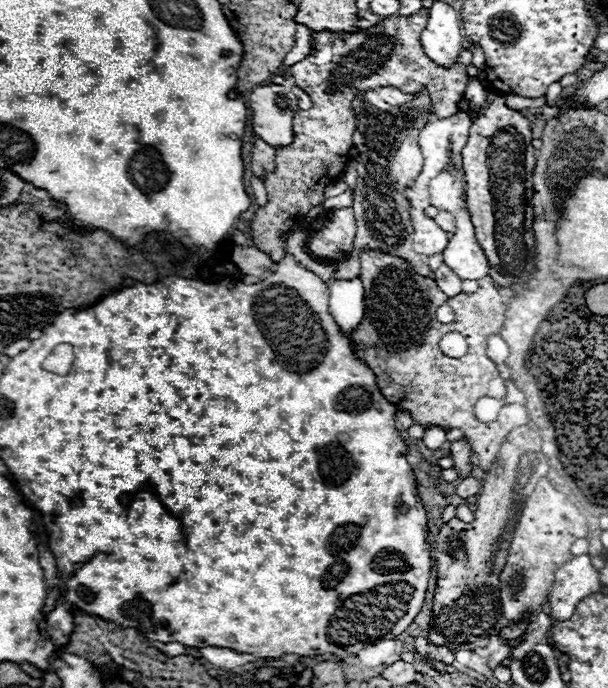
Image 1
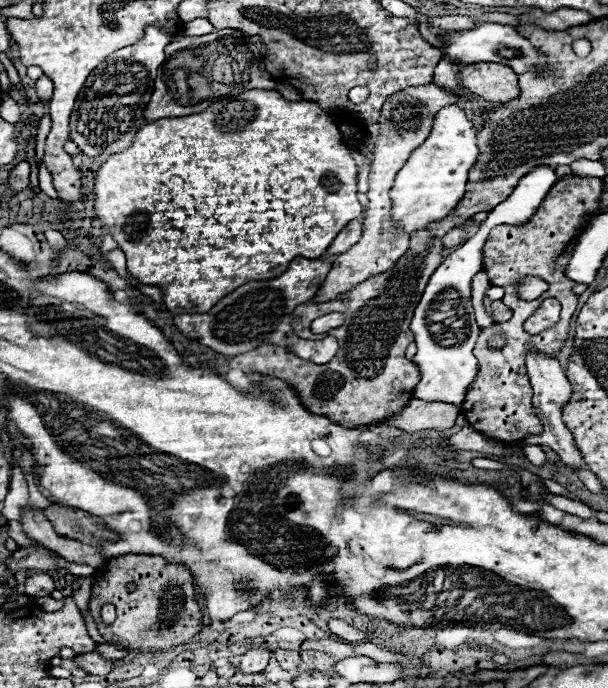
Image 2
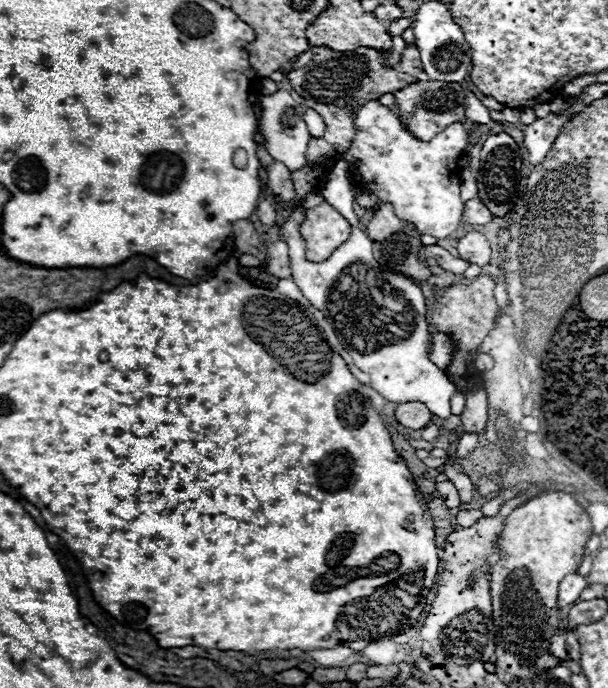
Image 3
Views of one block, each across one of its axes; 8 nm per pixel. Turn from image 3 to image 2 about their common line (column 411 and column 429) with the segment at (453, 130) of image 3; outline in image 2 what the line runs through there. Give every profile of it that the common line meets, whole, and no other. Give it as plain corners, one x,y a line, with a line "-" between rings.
458,104
444,106
436,112
430,136
416,150
412,150
408,162
396,174
394,186
390,190
392,218
396,228
402,228
400,232
412,234
414,230
422,230
426,224
448,216
450,210
460,202
466,192
466,178
480,156
476,136
478,126

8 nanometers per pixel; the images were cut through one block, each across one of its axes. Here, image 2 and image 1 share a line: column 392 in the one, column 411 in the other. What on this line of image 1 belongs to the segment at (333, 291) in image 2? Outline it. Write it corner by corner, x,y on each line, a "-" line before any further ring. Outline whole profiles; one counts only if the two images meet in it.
378,88
360,94
354,100
354,112
358,114
358,130
354,136
354,146
360,156
358,182
354,196
354,216
358,222
358,232
354,240
354,250
372,248
406,258
418,274
428,276
428,256
414,252
412,242
412,222
410,222
410,202
404,188
422,170
422,150
418,146
418,136
432,116
432,102
428,92
406,94
398,88

